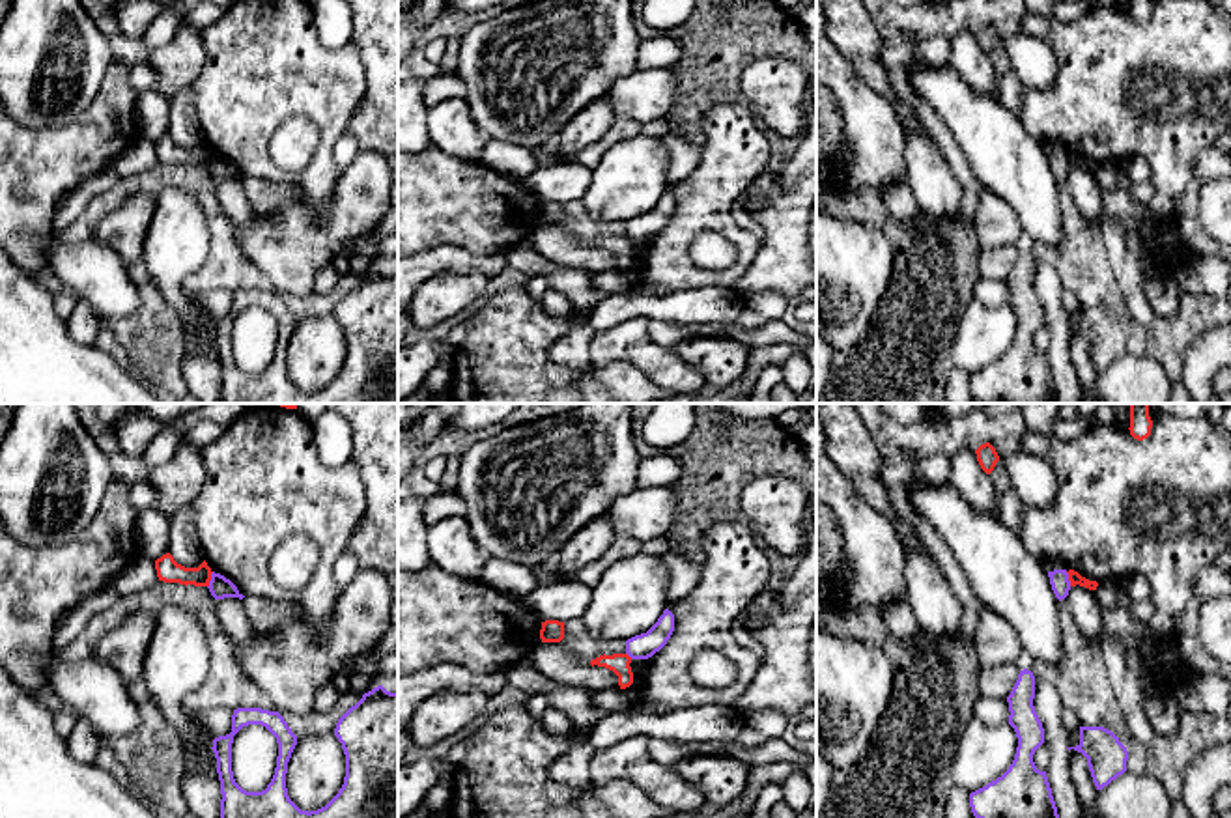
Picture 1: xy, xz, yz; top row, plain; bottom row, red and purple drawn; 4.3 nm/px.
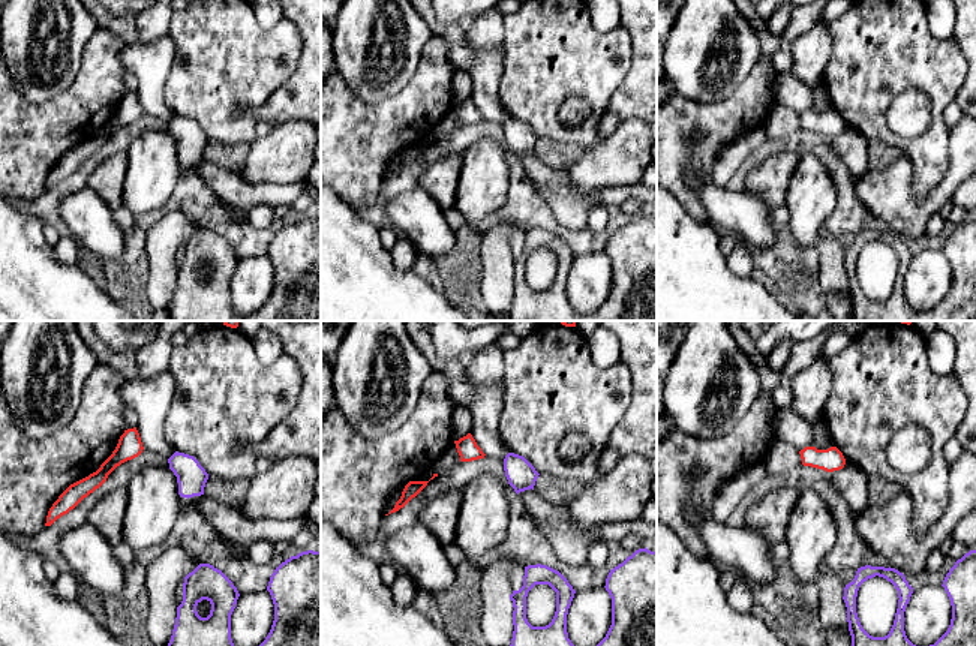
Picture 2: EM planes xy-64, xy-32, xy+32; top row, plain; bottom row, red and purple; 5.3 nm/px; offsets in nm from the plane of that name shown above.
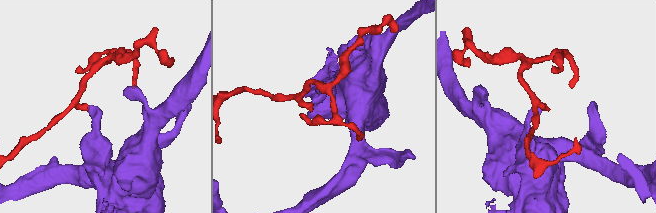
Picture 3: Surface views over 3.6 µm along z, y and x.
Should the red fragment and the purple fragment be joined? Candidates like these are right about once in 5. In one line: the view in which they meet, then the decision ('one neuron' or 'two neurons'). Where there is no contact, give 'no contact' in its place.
xy | two neurons

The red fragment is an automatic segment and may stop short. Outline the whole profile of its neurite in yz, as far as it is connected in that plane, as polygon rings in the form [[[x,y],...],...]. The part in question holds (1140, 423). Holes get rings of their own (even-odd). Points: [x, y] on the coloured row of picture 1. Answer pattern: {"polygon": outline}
{"polygon": [[[1128,403],[1130,405],[1130,435],[1143,441],[1151,435],[1153,420],[1149,416],[1149,403]]]}

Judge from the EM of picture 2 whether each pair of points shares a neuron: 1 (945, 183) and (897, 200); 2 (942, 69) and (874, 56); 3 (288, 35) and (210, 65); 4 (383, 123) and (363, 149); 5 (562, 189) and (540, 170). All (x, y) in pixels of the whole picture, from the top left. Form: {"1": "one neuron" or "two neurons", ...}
{"1": "one neuron", "2": "one neuron", "3": "one neuron", "4": "one neuron", "5": "one neuron"}

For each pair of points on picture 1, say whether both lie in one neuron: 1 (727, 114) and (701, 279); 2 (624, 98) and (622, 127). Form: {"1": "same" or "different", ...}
{"1": "same", "2": "different"}

